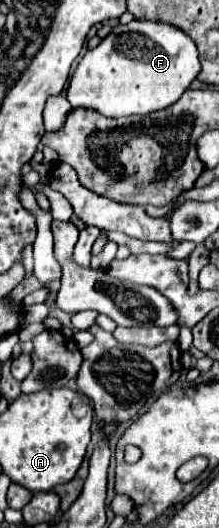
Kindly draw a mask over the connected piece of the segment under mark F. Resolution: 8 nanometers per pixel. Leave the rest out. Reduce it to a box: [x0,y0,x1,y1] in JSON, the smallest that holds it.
[67,20,199,118]

